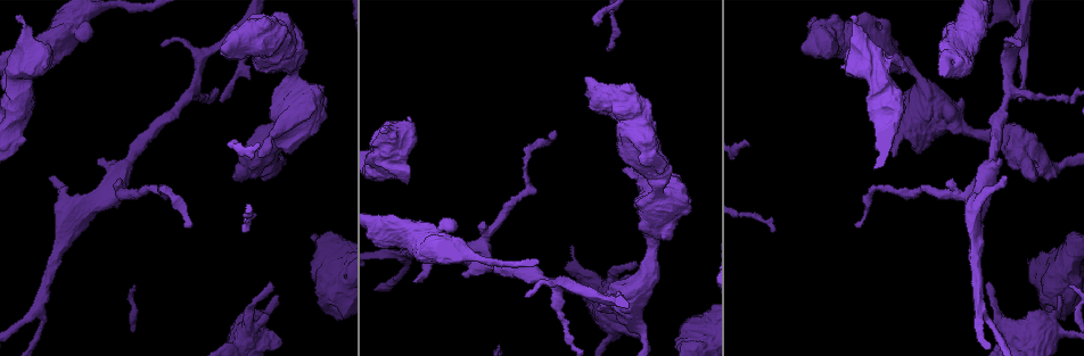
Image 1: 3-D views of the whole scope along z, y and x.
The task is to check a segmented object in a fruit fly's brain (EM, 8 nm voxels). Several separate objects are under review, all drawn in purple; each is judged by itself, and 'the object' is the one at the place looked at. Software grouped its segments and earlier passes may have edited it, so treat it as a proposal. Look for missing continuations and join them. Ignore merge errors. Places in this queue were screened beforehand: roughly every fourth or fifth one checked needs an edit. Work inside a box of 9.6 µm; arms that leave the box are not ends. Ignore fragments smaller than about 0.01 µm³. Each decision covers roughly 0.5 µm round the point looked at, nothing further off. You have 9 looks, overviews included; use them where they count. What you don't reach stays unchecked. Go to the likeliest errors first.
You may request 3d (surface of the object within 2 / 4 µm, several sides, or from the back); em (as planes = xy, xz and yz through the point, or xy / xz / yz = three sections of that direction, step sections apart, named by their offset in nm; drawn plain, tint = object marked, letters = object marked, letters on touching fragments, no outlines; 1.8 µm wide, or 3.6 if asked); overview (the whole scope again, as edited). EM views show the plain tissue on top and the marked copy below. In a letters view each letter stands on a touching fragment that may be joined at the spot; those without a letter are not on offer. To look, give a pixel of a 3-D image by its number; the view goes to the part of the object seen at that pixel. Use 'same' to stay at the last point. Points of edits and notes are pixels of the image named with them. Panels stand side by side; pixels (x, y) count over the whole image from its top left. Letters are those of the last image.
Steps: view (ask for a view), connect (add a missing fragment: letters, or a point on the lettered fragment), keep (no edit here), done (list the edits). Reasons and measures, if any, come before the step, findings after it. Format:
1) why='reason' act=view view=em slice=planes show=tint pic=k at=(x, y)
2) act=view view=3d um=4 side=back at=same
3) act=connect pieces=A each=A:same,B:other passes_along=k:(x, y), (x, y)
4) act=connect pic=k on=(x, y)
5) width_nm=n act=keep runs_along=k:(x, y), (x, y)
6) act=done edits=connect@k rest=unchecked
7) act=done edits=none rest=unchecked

why='end of a long branch' act=view view=3d um=2 pic=1 at=(231, 143)

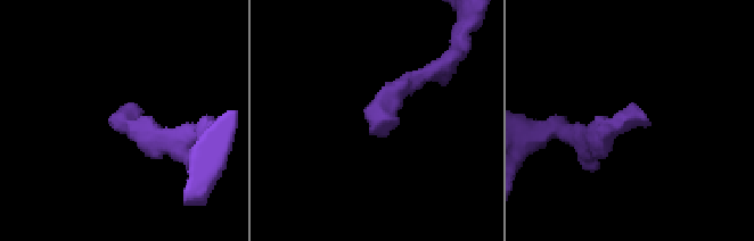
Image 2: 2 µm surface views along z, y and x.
why='now the EM' act=view view=em slice=xy step=16 show=letters pic=2 at=(372, 133)

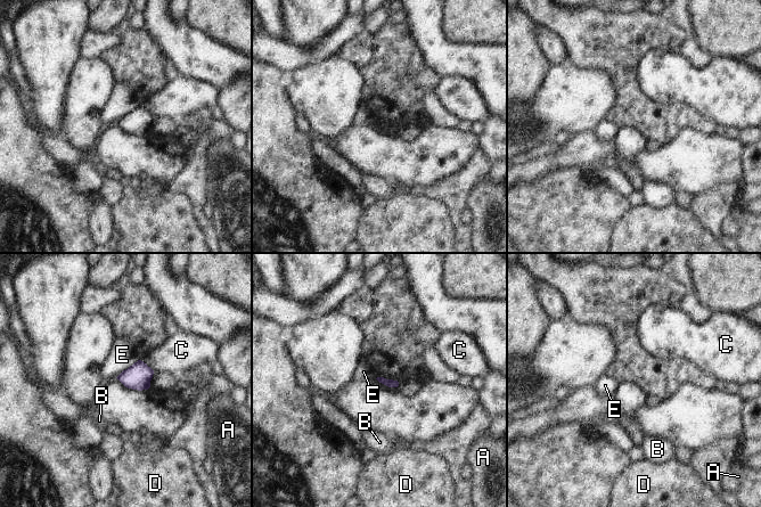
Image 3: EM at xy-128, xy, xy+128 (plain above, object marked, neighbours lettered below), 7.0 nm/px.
why='another direction' act=view view=em slice=planes show=letters at=same

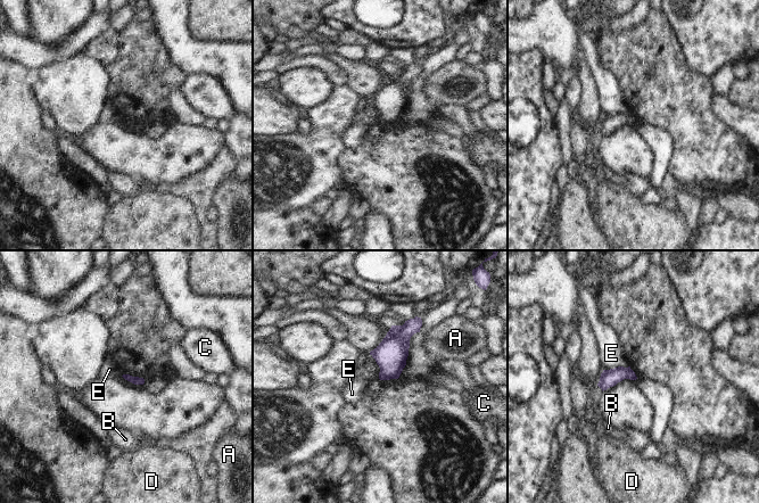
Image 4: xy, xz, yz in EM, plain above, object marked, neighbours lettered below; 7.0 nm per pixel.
act=keep each=A:other,B:other,C:other,D:other,E:other border=4:(628, 365), (604, 370) found='no lettered fragment goes on from it'

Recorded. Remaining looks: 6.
why='branch stops here' act=view view=em slice=planes show=tint pic=1 at=(856, 17)

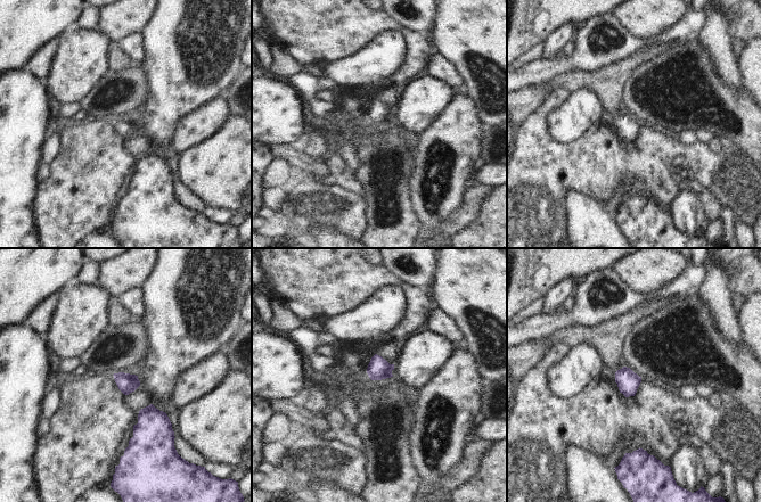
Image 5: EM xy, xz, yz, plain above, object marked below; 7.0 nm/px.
why='what lies round it' act=view view=em slice=planes show=letters at=same

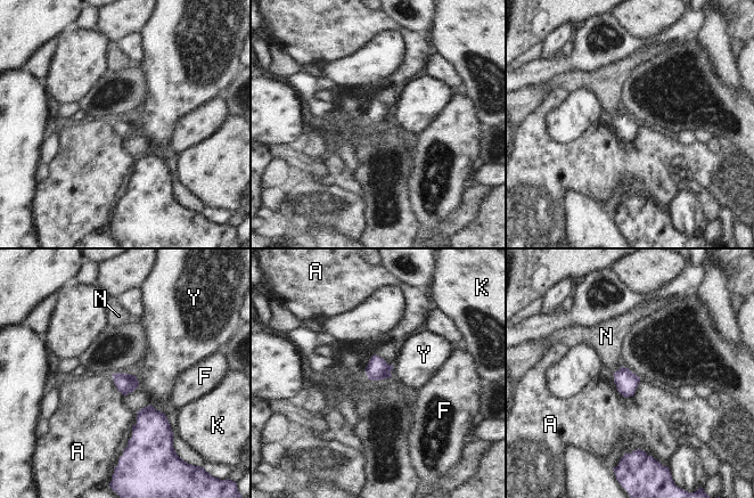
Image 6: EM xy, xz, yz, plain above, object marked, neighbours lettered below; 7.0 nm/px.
width_nm=140 longest_contact=A:200nm act=keep each=A:other,F:other,K:other,N:other,Y:other found='no lettered fragment goes on from it'

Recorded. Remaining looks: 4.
why='an open end' act=view view=3d um=4 pic=1 at=(1061, 298)

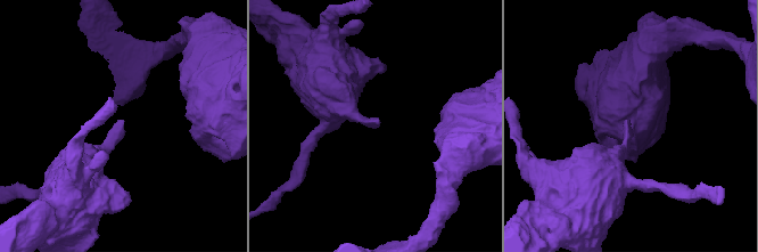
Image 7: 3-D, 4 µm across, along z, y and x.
act=view view=em slice=planes show=letters pic=7 at=(630, 120)

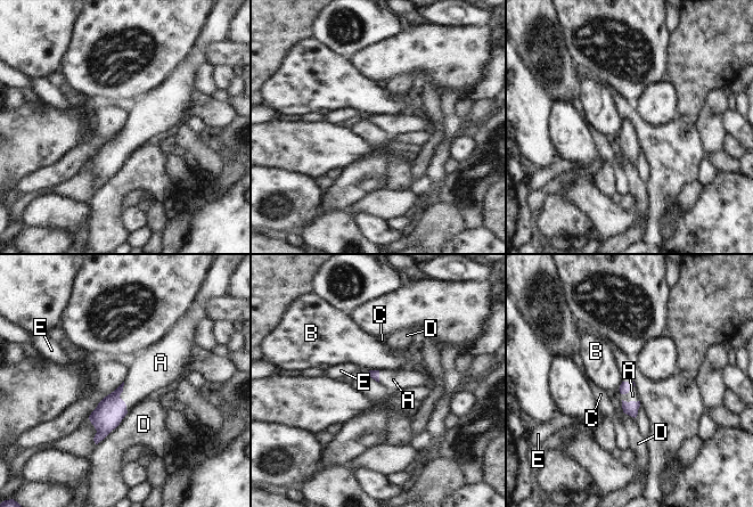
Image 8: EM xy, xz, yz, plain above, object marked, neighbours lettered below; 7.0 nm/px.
act=connect pieces=A each=A:same,B:other,C:other,D:other,E:other passes_along=8:(112, 409), (120, 394), (146, 370) found='the neuron continues'

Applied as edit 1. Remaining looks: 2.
act=view view=3d um=4 pic=1 at=(524, 296)

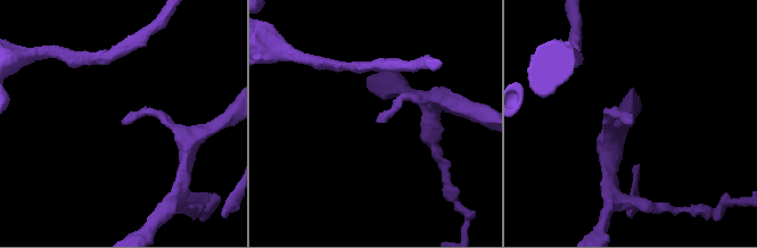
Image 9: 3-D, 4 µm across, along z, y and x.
why='need the tissue' act=view view=em slice=planes show=letters pic=9 at=(122, 122)

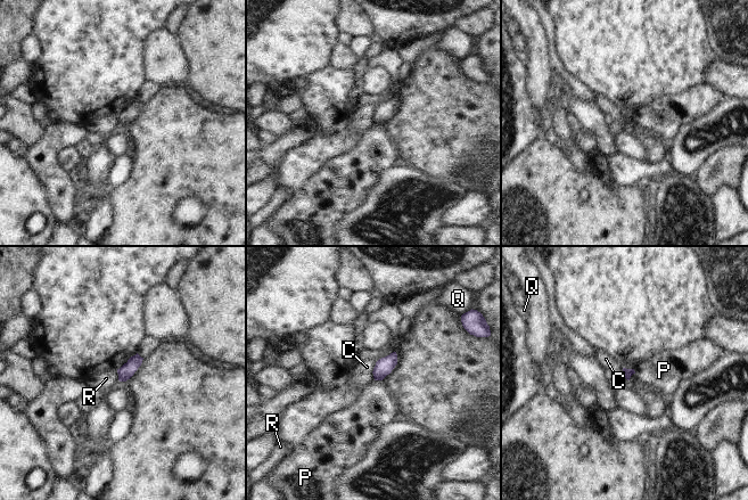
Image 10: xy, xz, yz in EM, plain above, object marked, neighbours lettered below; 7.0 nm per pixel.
act=keep each=C:other,P:other,Q:other,R:other border=10:(116, 370), (120, 380) found='no lettered fragment goes on from it'

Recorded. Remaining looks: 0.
act=done edits=connect@8 rest=unchecked

